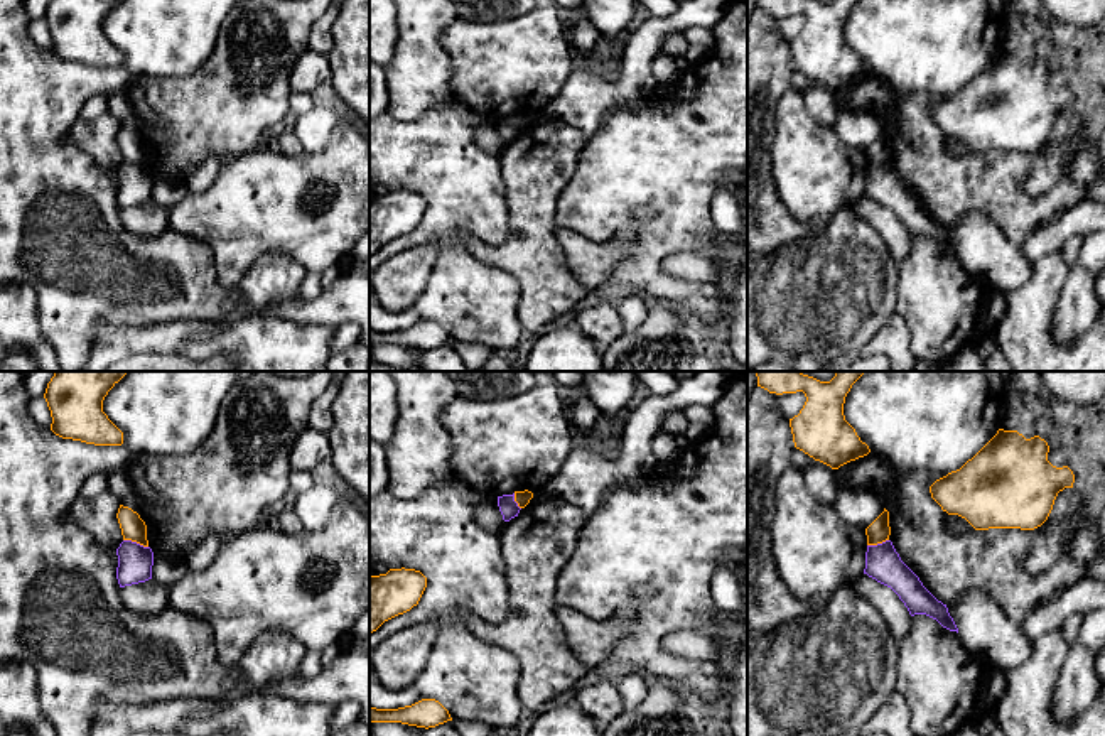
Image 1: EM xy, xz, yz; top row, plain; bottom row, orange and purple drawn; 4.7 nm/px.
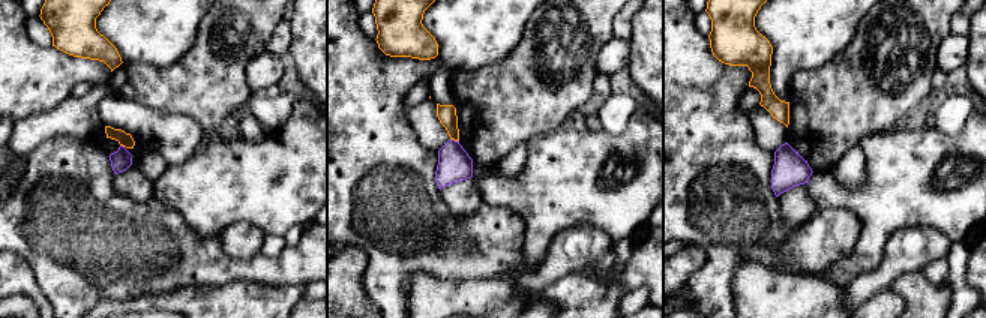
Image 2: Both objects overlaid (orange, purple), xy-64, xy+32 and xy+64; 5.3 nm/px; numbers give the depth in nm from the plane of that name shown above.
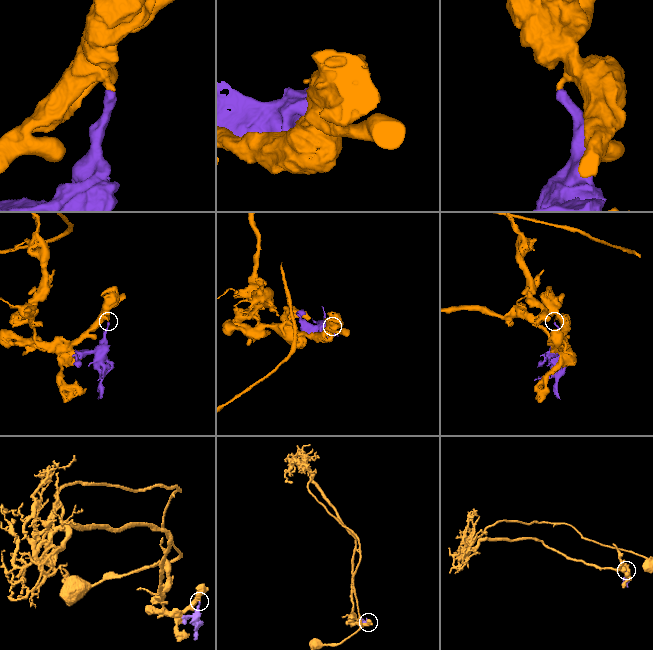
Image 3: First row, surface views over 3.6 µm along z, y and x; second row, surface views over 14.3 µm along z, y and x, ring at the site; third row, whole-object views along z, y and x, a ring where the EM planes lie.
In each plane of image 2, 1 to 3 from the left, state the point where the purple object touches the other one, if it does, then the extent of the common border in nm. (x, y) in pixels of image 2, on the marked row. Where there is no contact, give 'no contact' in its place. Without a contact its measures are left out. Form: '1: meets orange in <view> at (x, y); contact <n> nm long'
1: meets orange in xy-64 at (122, 144); contact 30 nm long
2: meets orange in xy+32 at (455, 140); contact 50 nm long
3: no contact

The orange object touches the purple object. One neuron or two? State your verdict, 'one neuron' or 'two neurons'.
two neurons

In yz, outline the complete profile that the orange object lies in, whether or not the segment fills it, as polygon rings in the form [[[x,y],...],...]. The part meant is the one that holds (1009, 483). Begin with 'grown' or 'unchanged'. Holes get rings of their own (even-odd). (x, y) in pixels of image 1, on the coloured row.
unchanged; [[[999,429],[960,469],[930,486],[931,498],[943,511],[965,518],[975,530],[1034,530],[1048,520],[1058,493],[1075,483],[1073,471],[1053,466],[1048,452],[1049,446],[1039,436],[1026,439],[1017,430]]]

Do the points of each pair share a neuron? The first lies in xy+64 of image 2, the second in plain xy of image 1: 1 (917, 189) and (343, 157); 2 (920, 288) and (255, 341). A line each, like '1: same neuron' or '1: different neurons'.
1: same neuron
2: same neuron

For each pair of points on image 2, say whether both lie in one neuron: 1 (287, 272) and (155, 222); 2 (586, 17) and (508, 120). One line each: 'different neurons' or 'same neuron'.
1: same neuron
2: same neuron

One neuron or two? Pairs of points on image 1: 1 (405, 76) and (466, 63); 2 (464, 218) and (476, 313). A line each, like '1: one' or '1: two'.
1: two
2: one

